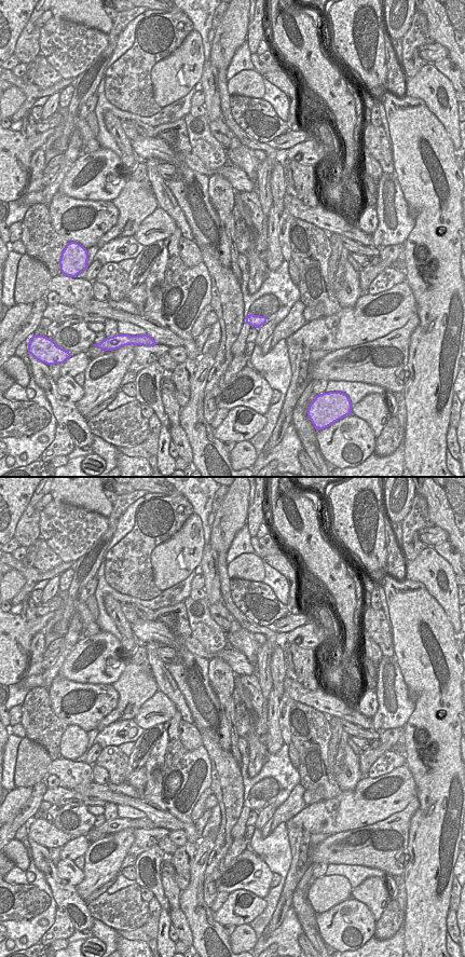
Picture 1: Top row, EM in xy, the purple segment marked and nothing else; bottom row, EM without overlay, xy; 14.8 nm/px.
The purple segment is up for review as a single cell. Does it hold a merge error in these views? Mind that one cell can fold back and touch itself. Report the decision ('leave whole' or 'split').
leave whole

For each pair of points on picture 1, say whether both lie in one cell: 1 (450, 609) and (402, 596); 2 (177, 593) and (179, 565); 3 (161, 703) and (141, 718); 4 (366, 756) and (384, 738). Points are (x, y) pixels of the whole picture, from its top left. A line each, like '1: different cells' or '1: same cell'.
1: different cells
2: different cells
3: same cell
4: same cell

